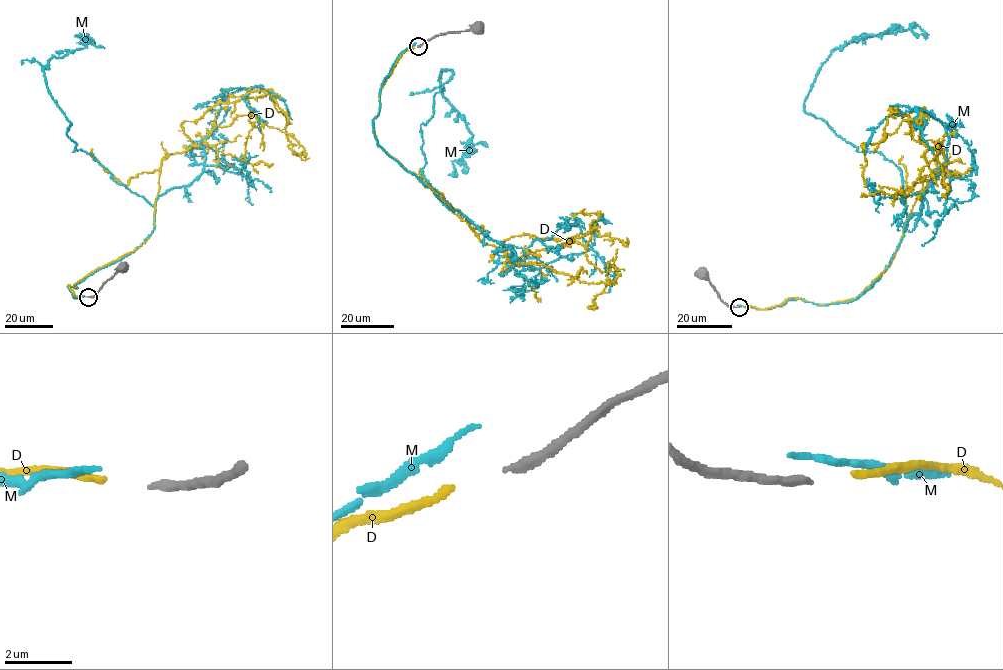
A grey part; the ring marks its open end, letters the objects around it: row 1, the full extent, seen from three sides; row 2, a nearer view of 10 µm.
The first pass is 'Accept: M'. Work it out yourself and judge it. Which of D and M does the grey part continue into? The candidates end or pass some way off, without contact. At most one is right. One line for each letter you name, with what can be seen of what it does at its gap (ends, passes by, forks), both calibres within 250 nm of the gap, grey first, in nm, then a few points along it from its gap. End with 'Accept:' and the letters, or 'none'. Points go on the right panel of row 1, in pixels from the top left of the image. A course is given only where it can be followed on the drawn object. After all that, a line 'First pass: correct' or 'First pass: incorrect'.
Accept: none
First pass: incorrect

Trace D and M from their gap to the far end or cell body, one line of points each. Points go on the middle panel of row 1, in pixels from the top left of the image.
D: (414, 48), (381, 88), (377, 144), (480, 241), (570, 239), (608, 263), (596, 307)
M: (416, 43), (373, 132), (454, 210), (421, 171), (421, 125), (452, 69), (442, 96), (472, 134), (448, 174)

